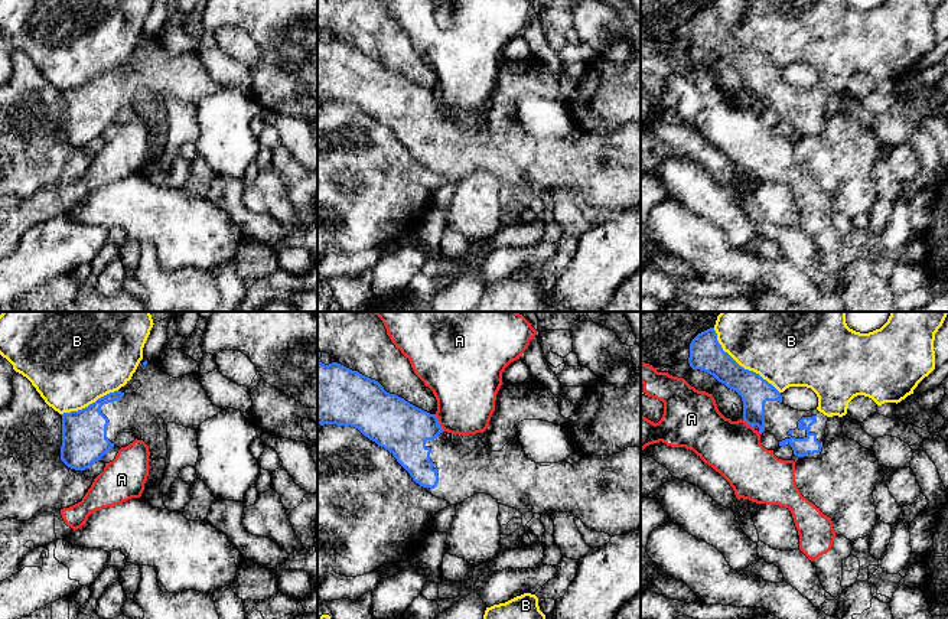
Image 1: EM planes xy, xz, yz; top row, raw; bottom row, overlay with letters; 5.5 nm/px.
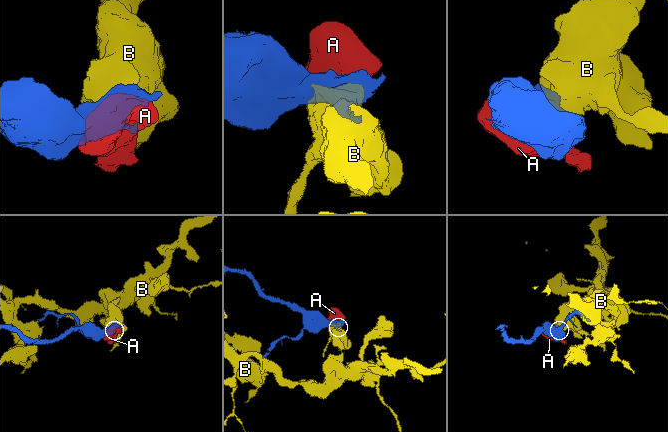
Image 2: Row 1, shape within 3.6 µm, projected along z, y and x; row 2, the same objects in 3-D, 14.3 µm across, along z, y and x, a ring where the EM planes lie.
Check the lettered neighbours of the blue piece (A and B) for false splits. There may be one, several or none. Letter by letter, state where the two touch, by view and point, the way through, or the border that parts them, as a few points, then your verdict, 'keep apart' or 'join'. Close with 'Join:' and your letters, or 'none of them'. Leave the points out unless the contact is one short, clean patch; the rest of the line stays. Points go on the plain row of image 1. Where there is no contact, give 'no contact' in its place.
A: xz (437, 100) | keep apart
B: yz (739, 42) | keep apart
Join: none of them

